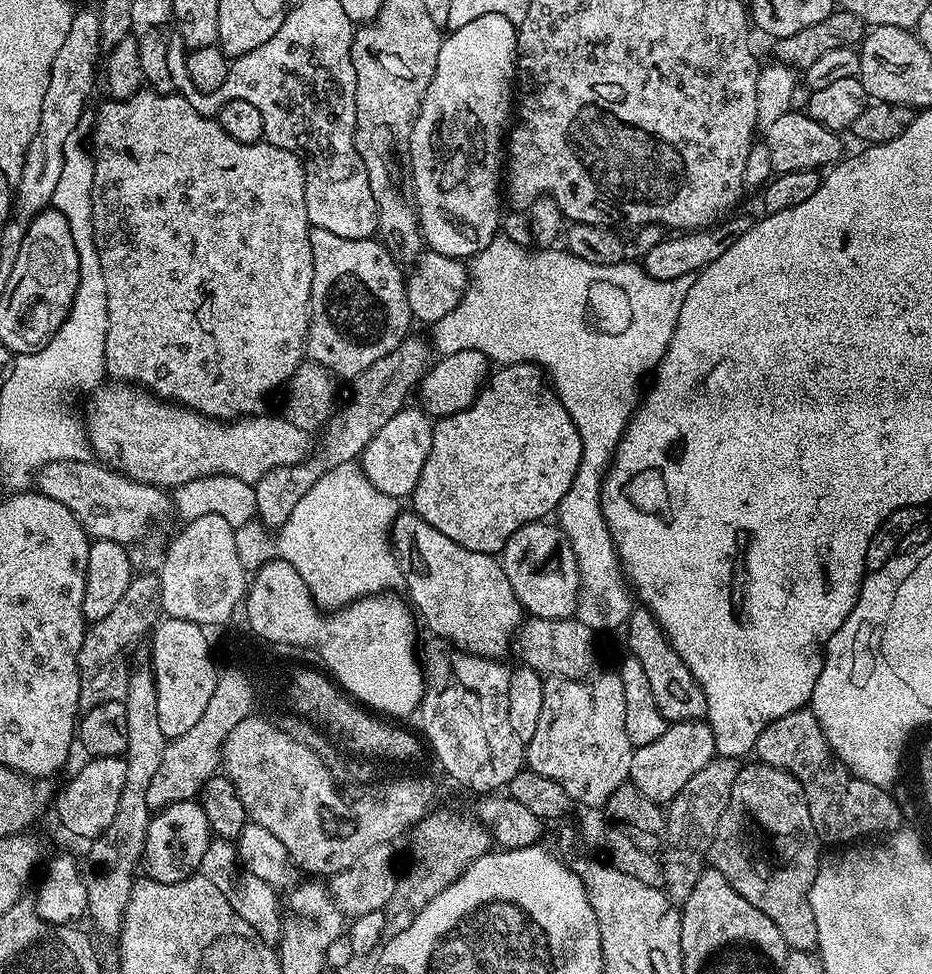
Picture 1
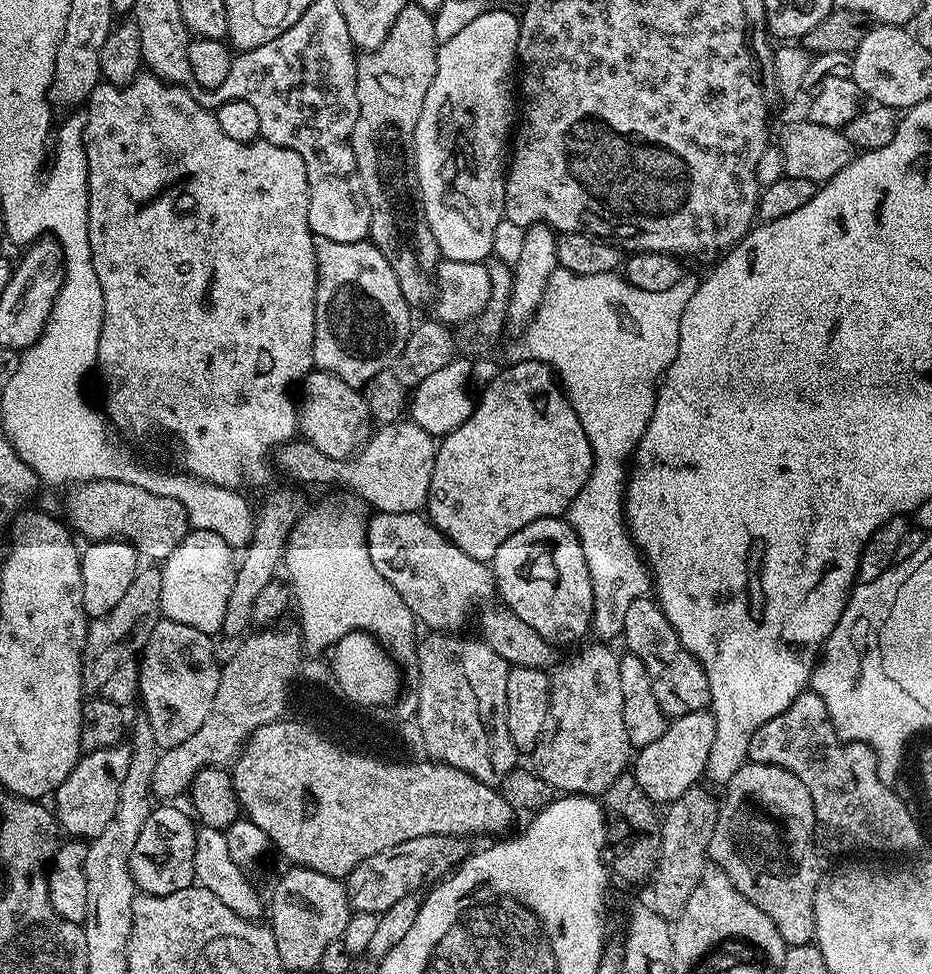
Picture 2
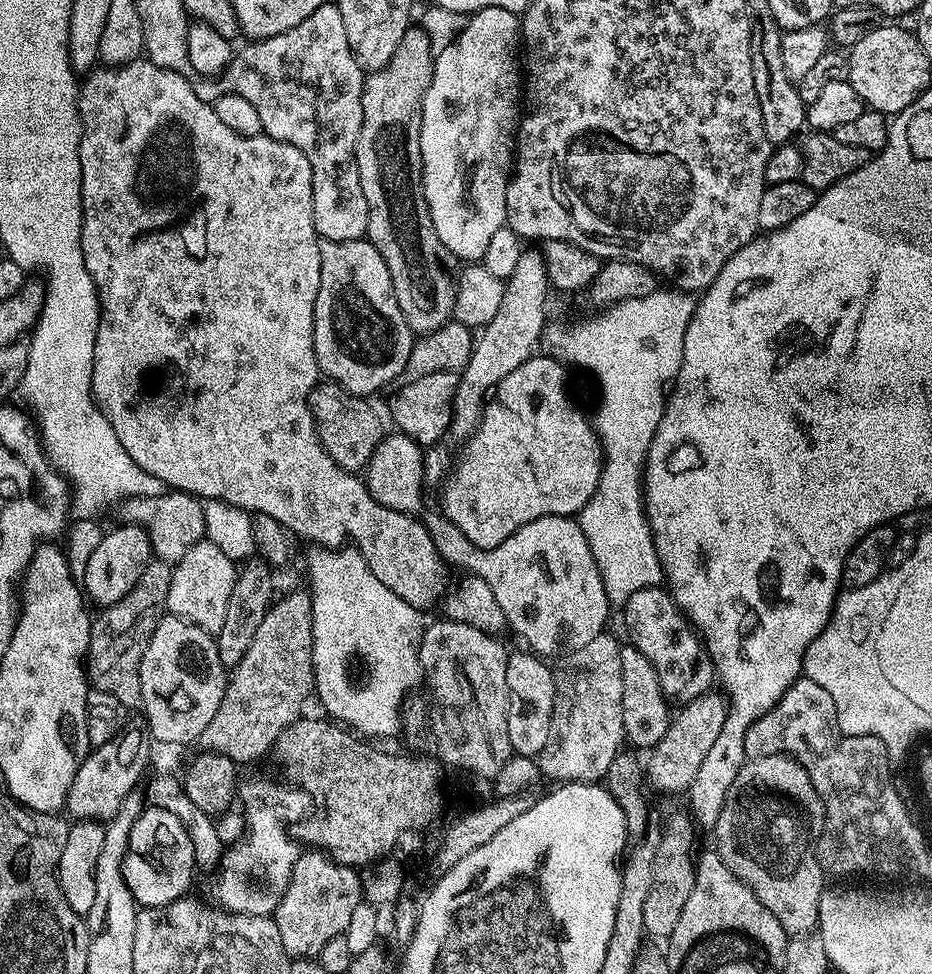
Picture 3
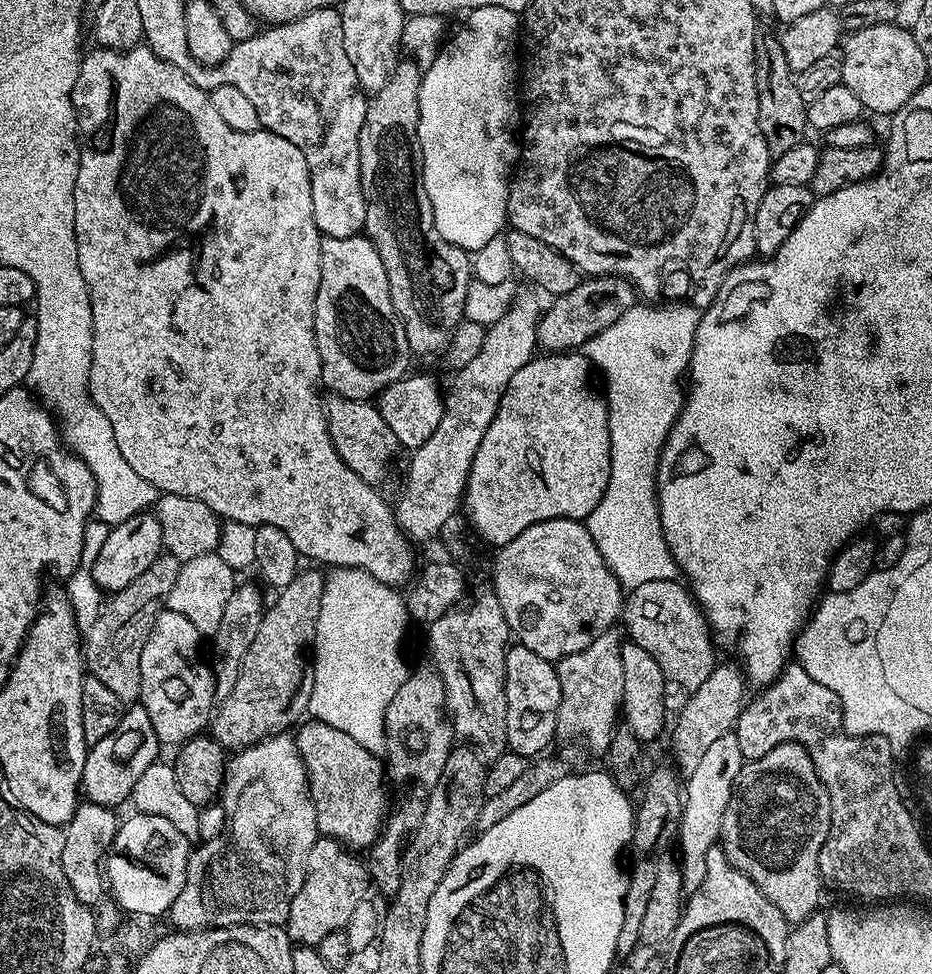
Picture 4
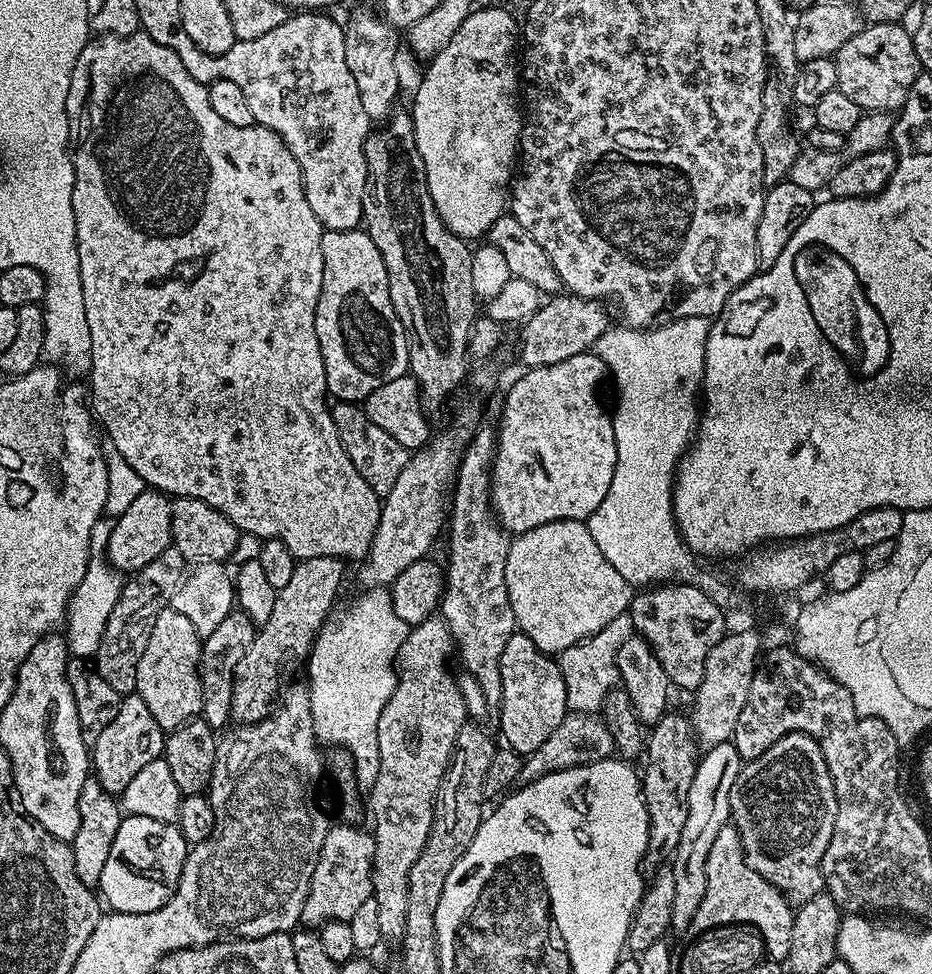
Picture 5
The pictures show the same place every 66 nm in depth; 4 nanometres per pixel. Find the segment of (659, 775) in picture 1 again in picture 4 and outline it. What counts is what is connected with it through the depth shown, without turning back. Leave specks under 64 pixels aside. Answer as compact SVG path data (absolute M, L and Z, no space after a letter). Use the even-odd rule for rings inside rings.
M717 663L710 678L706 678L706 682L702 682L702 686L698 686L698 690L691 692L685 699L688 701L681 706L680 713L676 716L676 725L673 728L671 725L673 756L671 759L681 773L693 772L698 767L698 762L702 762L702 754L706 754L706 749L716 739L729 735L735 729L736 720L746 703L746 695L744 696L746 677L735 663L732 664Z

